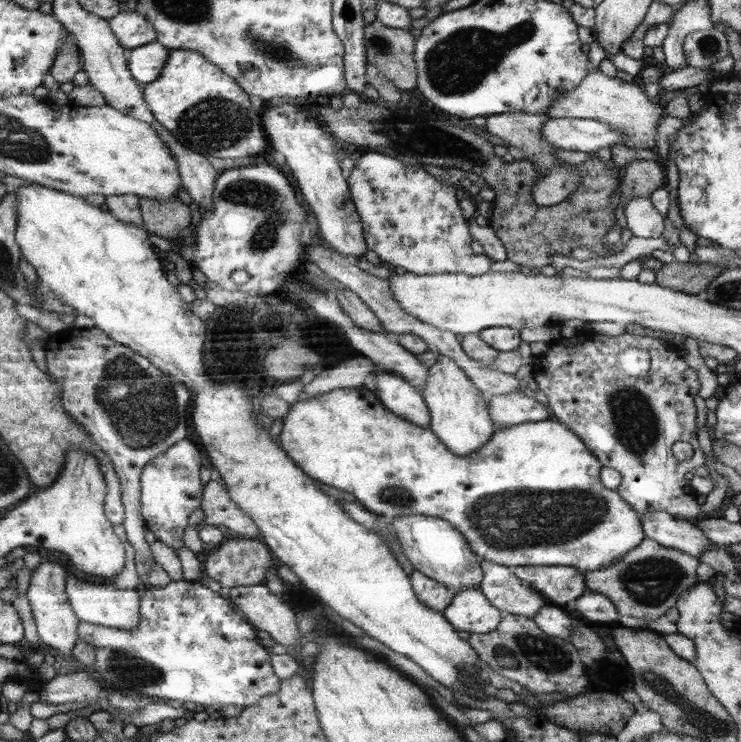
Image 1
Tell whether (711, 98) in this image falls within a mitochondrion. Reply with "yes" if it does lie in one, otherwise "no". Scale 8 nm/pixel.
no

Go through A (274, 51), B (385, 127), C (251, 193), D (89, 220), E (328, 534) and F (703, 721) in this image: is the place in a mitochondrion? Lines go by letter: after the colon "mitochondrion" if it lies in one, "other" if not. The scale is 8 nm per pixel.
A: mitochondrion
B: mitochondrion
C: mitochondrion
D: other
E: other
F: mitochondrion

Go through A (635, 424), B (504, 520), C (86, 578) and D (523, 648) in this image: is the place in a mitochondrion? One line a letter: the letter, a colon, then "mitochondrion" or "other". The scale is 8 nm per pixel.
A: mitochondrion
B: mitochondrion
C: other
D: mitochondrion

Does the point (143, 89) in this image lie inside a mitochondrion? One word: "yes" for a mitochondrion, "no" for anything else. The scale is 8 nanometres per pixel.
no

